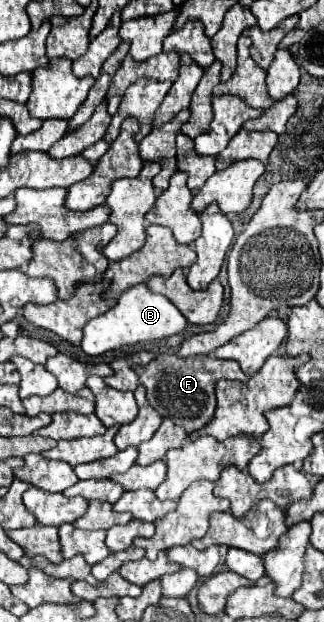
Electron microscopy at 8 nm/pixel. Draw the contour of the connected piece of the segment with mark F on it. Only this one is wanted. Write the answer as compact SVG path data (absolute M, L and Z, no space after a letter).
M159 355L149 365L143 367L141 383L147 389L149 405L161 415L173 419L181 425L187 433L199 431L213 419L213 411L217 407L215 401L215 383L219 379L235 379L247 381L247 375L241 371L237 361L223 361L209 355L195 355L195 357L179 357L179 355Z

